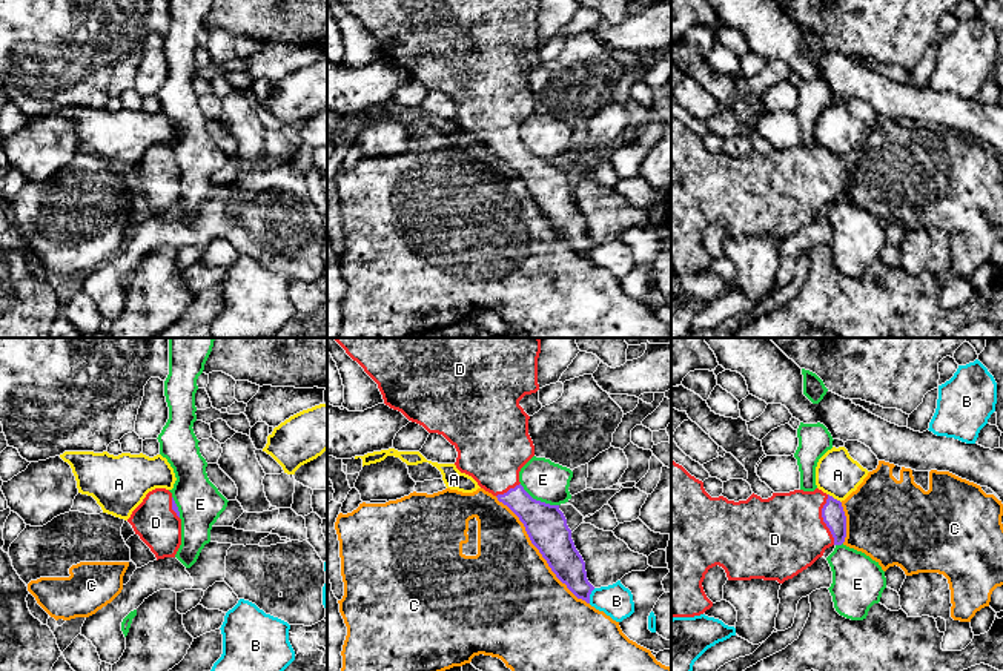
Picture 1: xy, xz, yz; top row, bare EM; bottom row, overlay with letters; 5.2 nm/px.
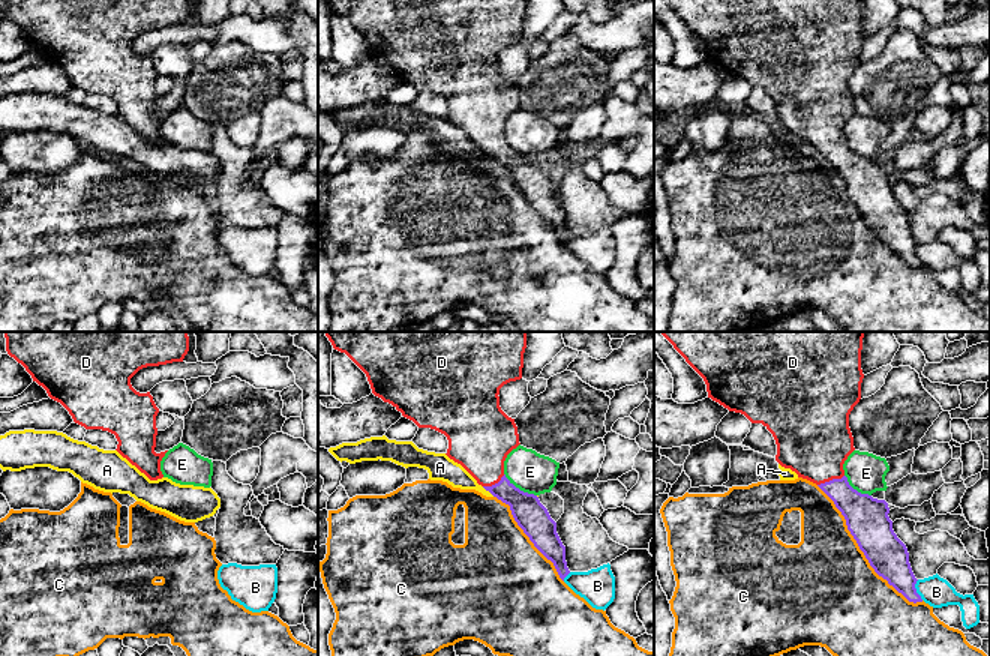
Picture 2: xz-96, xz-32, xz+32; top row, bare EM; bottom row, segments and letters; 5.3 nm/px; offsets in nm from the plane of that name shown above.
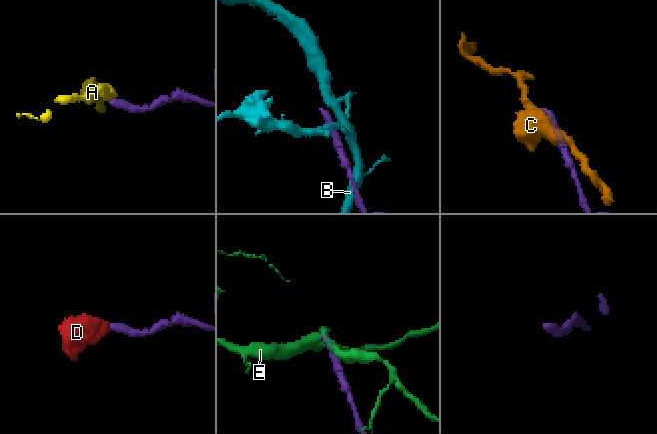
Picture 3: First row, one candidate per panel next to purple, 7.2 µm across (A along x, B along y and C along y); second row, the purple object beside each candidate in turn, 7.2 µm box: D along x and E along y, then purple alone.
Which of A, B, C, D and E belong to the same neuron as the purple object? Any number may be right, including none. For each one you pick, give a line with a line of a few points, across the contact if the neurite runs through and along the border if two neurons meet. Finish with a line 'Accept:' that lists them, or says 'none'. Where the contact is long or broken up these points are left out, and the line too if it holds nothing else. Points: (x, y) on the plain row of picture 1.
D: line yz (833, 169), (824, 175), (805, 178), (781, 192)
Accept: D

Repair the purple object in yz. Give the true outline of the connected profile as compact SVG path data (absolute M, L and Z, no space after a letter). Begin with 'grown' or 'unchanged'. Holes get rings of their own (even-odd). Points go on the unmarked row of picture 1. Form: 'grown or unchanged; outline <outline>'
grown; outline M671 117L671 275L700 272L713 263L702 238L716 221L725 226L728 236L763 235L783 240L811 223L826 204L842 201L845 193L846 172L842 158L819 144L773 149L768 155L753 149L746 157L734 158L723 152L711 154L702 137Z

